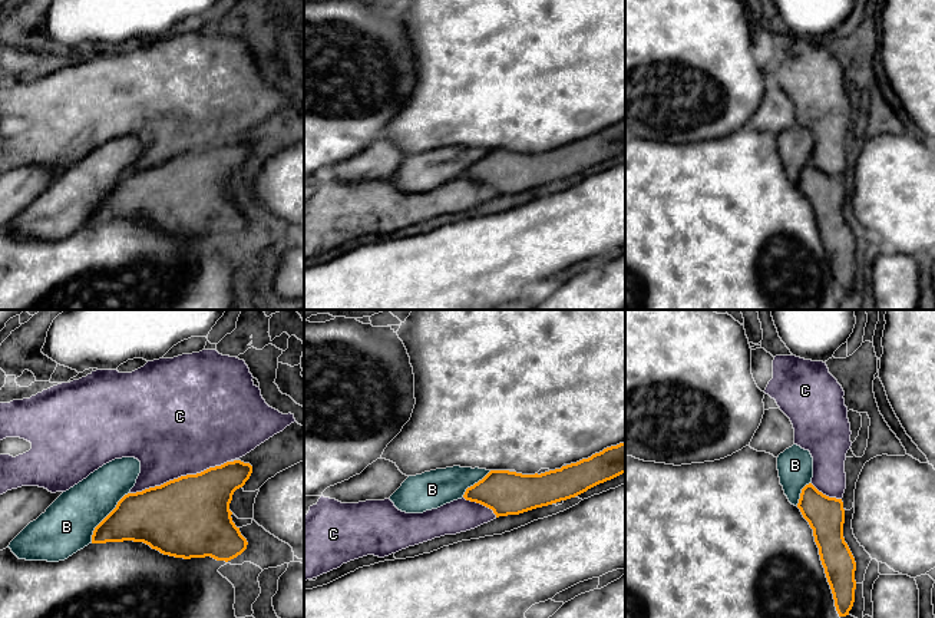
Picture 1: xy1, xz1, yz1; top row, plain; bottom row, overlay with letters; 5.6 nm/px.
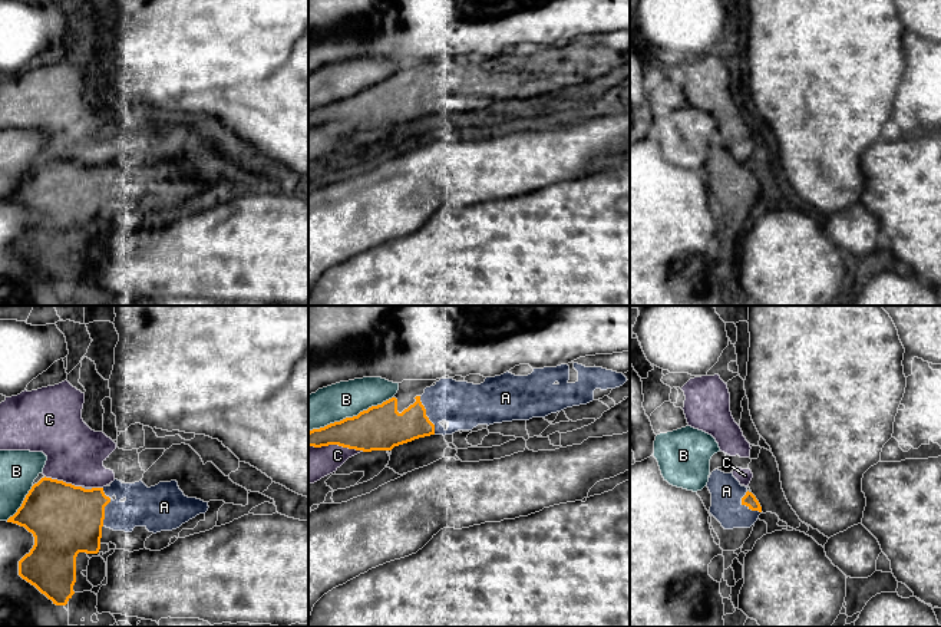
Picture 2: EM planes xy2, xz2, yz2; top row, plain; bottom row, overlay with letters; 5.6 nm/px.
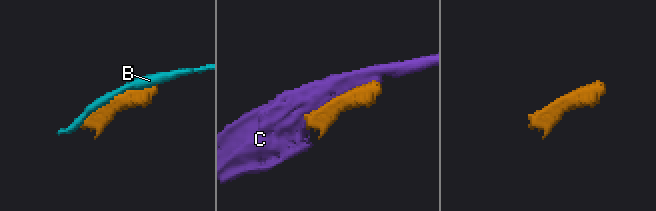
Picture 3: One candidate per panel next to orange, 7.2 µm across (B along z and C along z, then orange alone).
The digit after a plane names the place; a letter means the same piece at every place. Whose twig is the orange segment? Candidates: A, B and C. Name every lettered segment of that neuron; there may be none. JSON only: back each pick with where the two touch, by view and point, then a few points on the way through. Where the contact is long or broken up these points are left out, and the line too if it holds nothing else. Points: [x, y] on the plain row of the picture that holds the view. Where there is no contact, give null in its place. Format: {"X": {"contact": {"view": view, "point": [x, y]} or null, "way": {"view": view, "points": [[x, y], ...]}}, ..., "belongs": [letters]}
{"A": {"contact": {"view": "xy2", "point": [105, 184]}}, "belongs": ["A"]}

